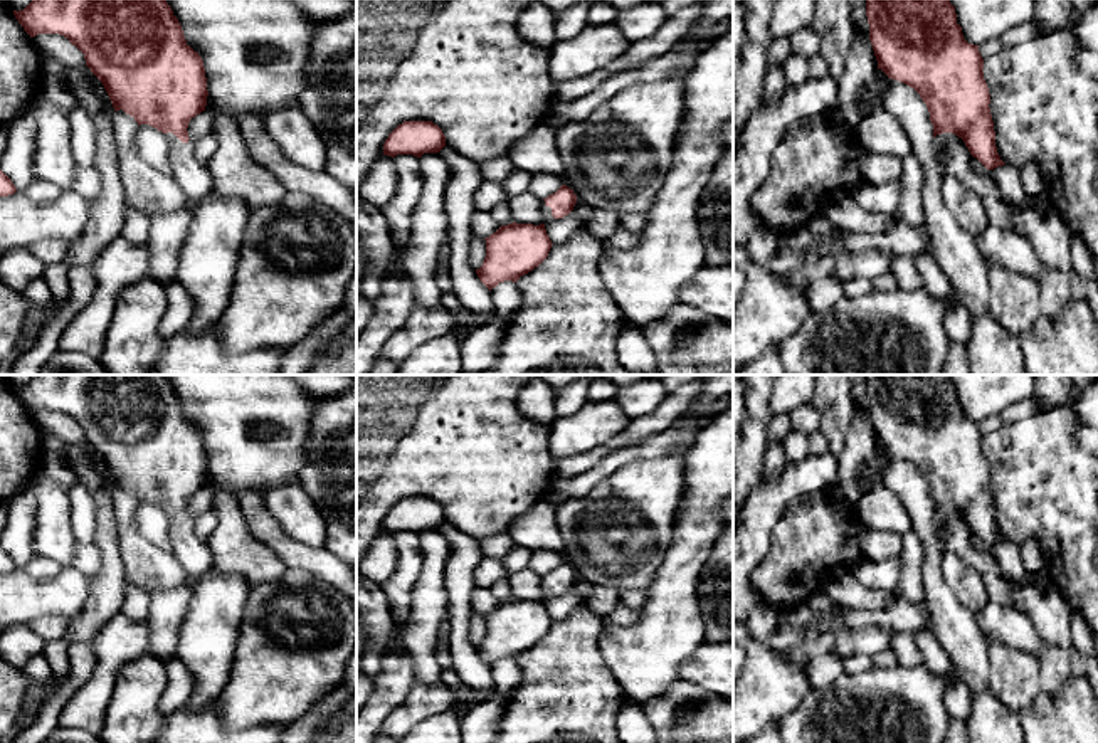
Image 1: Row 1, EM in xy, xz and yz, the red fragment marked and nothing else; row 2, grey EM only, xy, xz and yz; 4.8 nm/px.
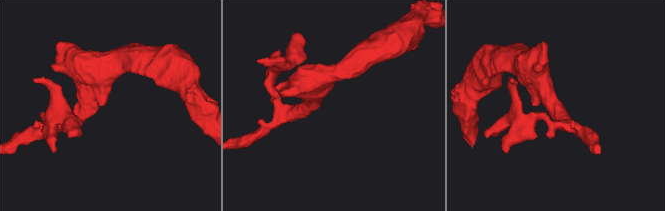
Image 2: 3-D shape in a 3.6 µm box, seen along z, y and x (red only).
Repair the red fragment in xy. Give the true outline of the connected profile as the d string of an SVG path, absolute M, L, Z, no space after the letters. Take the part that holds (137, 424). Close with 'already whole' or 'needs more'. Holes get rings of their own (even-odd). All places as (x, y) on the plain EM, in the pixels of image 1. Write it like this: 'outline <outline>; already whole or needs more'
outline M32 375L24 387L13 387L24 407L64 412L86 435L103 459L114 487L123 486L140 501L165 509L170 519L172 553L183 566L188 588L214 568L214 556L195 535L188 499L205 487L207 454L203 437L185 417L182 402L165 375Z; needs more

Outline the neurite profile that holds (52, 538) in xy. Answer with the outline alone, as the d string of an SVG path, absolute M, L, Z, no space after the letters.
M39 471L27 487L37 498L34 555L49 558L62 568L72 566L77 543L72 533L67 491Z

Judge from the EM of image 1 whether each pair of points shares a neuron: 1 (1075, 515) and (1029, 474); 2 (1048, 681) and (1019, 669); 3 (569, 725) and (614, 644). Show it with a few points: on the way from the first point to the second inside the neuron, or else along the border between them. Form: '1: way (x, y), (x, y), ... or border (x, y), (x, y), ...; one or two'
1: way (1063, 503), (1041, 481); one
2: border (1039, 659), (1041, 690); two
3: border (602, 624), (597, 649), (624, 695); two

